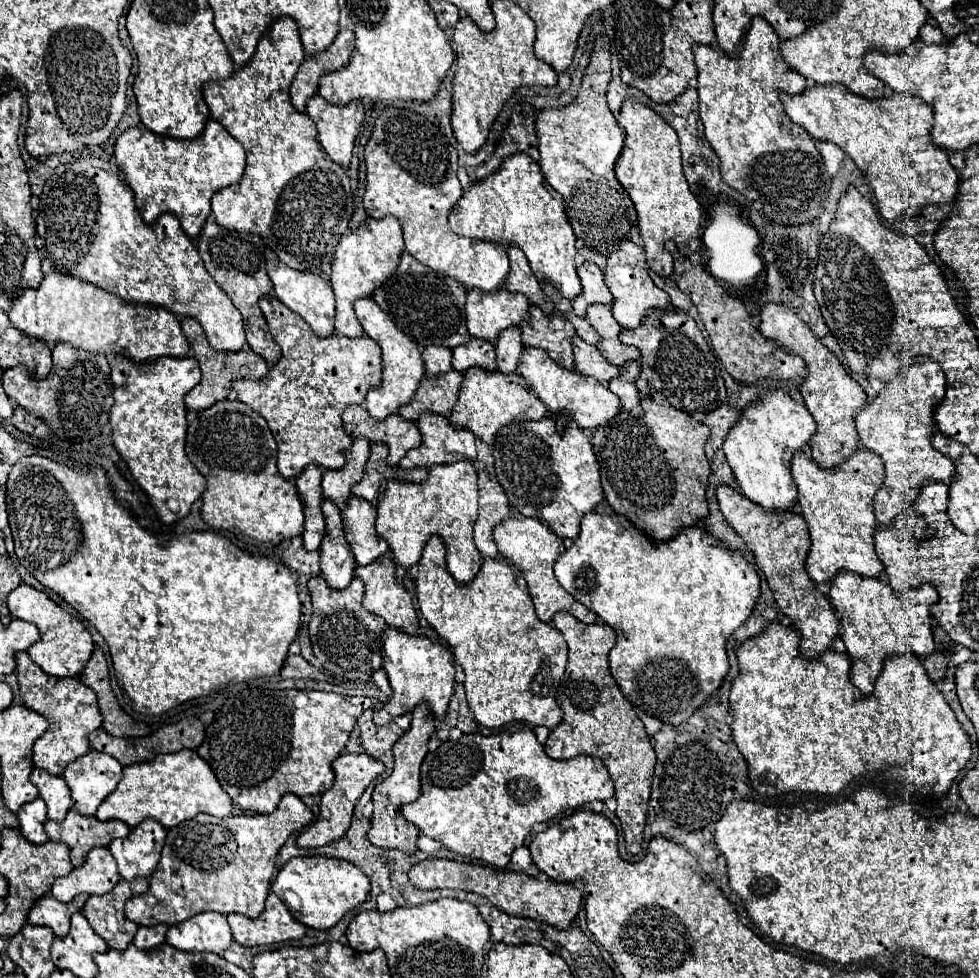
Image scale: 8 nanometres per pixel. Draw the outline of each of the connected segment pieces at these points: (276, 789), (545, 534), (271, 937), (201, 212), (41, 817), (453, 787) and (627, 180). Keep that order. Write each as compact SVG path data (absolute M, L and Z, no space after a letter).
M259 686L241 688L215 712L215 720L207 726L205 740L197 752L205 762L209 762L233 804L253 814L271 814L287 792L303 798L309 794L323 794L333 786L331 764L345 750L357 718L373 704L373 698L343 696L335 692L269 690Z
M513 512L513 516L507 522L495 526L493 540L497 544L499 554L503 558L511 560L523 572L523 578L527 580L527 586L529 586L529 596L533 600L535 612L537 612L537 616L539 616L541 622L549 624L557 612L569 612L579 622L583 620L585 624L593 624L597 620L597 616L589 608L585 608L583 604L579 604L555 580L555 576L553 576L553 564L555 564L555 558L559 558L559 554L563 554L565 546L563 546L563 540L559 536L555 536L547 528L547 524L543 524L541 520L535 520L535 518L521 516L519 512Z
M269 894L265 910L259 918L247 918L241 914L229 914L227 922L233 932L233 940L243 946L263 946L287 940L299 940L307 934L307 926L291 916L279 896Z
M209 120L203 136L195 140L177 140L159 136L147 128L129 128L115 142L115 160L119 170L125 174L127 184L135 194L137 210L141 212L145 224L153 224L163 214L175 214L181 222L181 228L189 238L197 238L211 214L211 198L217 190L235 186L245 170L245 150L243 146L215 120Z
M35 798L33 802L25 804L19 812L19 830L31 844L45 844L47 834L43 832L43 824L47 820L47 806L41 798Z
M531 728L519 732L503 730L491 736L463 734L459 740L447 740L435 752L429 752L421 766L421 796L403 806L403 816L447 850L505 868L513 850L525 844L533 824L547 822L565 810L579 810L587 802L605 802L613 796L613 780L599 758L577 756L573 760L551 760Z
M633 100L623 102L619 110L619 120L625 132L625 146L615 164L615 174L635 204L639 218L639 234L645 244L649 268L653 268L659 276L669 278L673 270L671 254L665 252L665 242L673 240L683 256L699 252L703 210L685 182L681 170L679 138L675 130L651 108Z

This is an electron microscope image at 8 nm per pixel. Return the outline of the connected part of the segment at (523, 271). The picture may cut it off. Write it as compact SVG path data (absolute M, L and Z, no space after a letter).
M509 246L507 254L509 254L509 260L511 260L511 272L507 276L505 288L509 292L513 292L513 294L517 294L517 292L519 294L525 294L533 306L537 306L539 310L543 310L543 314L549 316L555 310L555 306L543 294L537 278L533 276L533 272L529 268L529 262L527 262L525 254L517 246Z

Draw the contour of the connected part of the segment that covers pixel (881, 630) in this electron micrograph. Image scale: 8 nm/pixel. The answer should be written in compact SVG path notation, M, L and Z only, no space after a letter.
M841 570L831 582L829 600L841 620L841 640L851 658L851 682L865 696L871 696L875 678L889 656L901 652L915 652L921 660L933 656L935 642L931 608L937 604L937 590L931 584L901 594L891 590L883 578L865 578Z

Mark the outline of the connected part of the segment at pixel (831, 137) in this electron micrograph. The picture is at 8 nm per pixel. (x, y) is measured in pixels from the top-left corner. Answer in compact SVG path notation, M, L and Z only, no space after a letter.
M831 84L831 86L811 86L797 98L781 94L781 102L785 106L787 116L795 124L805 128L813 140L837 144L857 164L857 168L869 180L879 204L879 212L885 220L893 222L903 214L921 214L923 208L927 206L955 202L959 190L959 176L955 168L949 164L945 150L931 144L929 132L933 126L933 110L925 106L919 98L895 92L891 98L867 100L853 94L843 84Z

